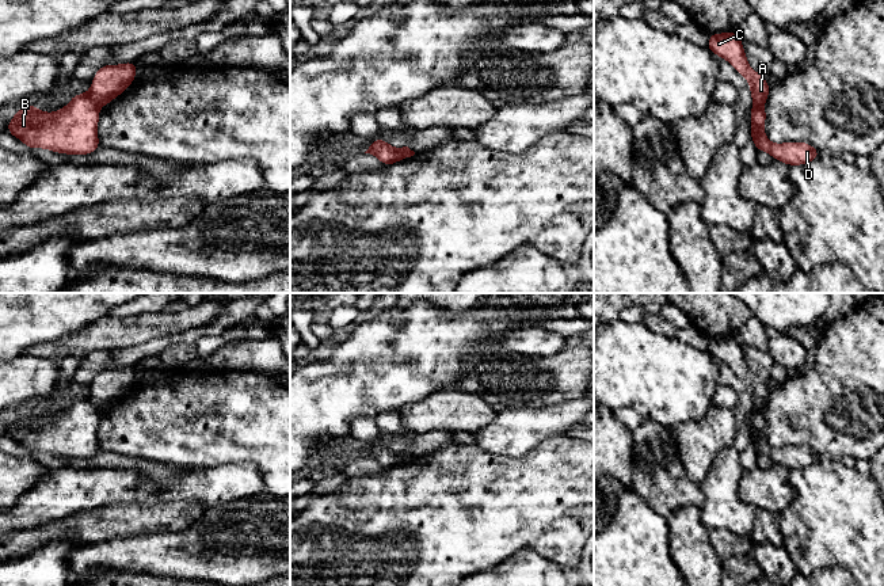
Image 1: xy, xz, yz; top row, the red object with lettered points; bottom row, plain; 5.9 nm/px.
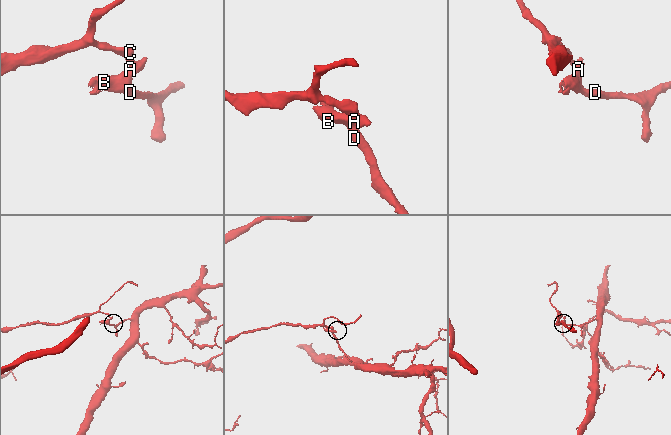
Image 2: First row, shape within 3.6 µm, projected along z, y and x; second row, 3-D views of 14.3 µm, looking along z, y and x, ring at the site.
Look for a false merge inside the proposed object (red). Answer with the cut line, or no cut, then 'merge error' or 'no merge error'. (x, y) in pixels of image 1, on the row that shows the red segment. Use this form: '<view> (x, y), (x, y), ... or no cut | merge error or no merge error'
xy (87, 94), (98, 106) | merge error

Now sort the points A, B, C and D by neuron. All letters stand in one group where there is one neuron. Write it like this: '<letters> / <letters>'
A C / B D

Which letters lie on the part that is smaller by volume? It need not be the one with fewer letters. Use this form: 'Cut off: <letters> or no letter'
Cut off: A, C

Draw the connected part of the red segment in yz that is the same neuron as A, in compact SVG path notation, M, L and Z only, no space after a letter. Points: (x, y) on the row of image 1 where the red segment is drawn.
M738 33L709 34L708 49L713 54L725 58L736 72L751 83L748 90L754 103L766 102L770 94L767 79L750 68Z

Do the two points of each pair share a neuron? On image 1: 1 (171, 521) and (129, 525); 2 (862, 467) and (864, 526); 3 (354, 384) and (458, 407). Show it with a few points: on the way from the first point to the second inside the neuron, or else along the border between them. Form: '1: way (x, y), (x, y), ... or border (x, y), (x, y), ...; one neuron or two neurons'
1: way (160, 521), (140, 521); one neuron
2: border (854, 467), (868, 475); two neurons
3: border (448, 388), (435, 391), (396, 410); two neurons

